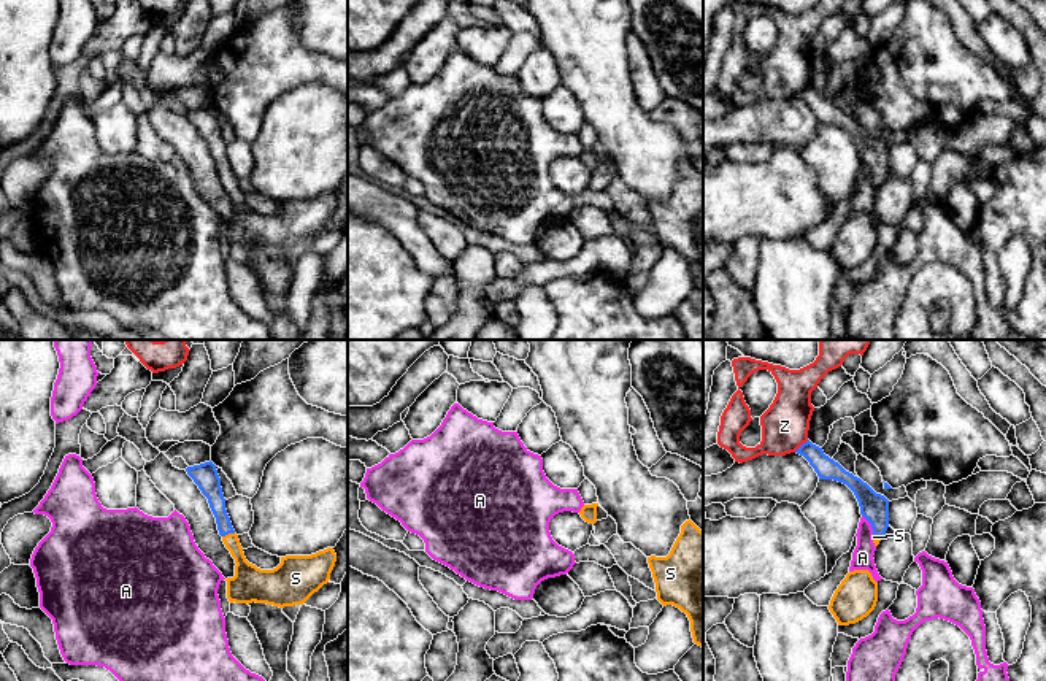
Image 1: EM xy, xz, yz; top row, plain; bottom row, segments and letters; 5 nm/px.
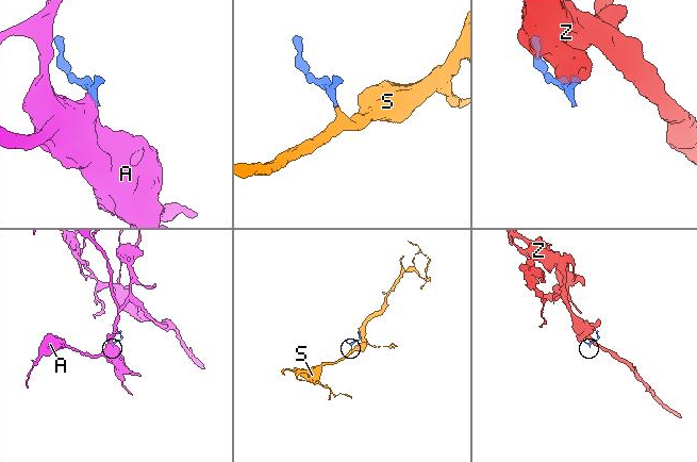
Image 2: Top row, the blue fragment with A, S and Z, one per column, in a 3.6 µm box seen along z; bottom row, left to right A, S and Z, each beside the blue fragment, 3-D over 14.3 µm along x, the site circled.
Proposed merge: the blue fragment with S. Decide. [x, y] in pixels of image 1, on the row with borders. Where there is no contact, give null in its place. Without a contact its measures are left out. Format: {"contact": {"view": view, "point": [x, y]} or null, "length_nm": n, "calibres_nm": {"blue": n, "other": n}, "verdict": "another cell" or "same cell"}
{"contact": {"view": "xy", "point": [227, 534]}, "length_nm": 70, "calibres_nm": {"blue": 100, "other": 150}, "verdict": "same cell"}

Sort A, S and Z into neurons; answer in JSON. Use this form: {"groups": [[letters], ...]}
{"groups": [["A"], ["S"], ["Z"]]}

